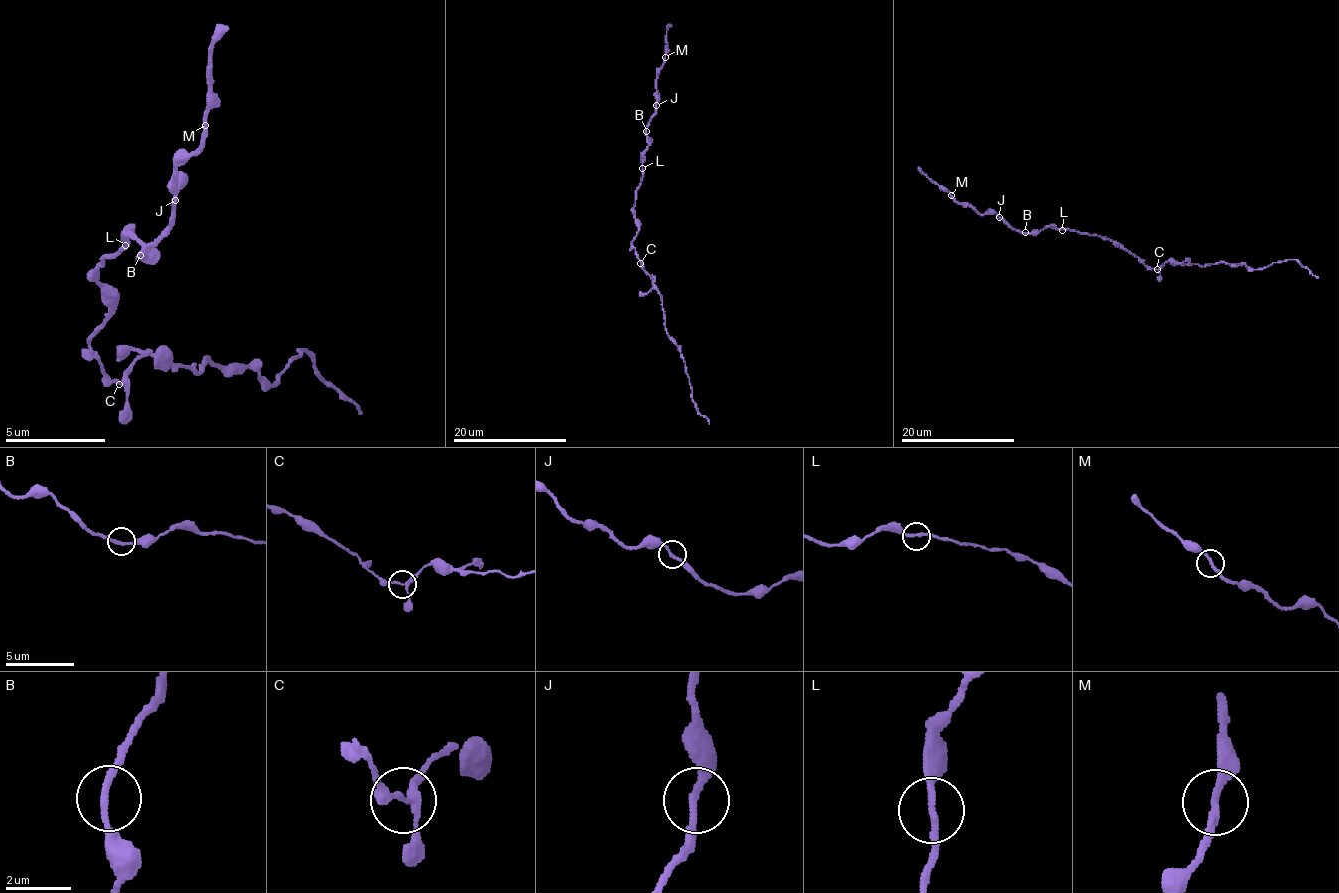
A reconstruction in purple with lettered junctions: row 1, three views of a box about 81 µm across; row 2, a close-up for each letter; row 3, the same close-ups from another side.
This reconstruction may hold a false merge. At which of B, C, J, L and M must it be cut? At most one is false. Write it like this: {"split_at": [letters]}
{"split_at": []}

